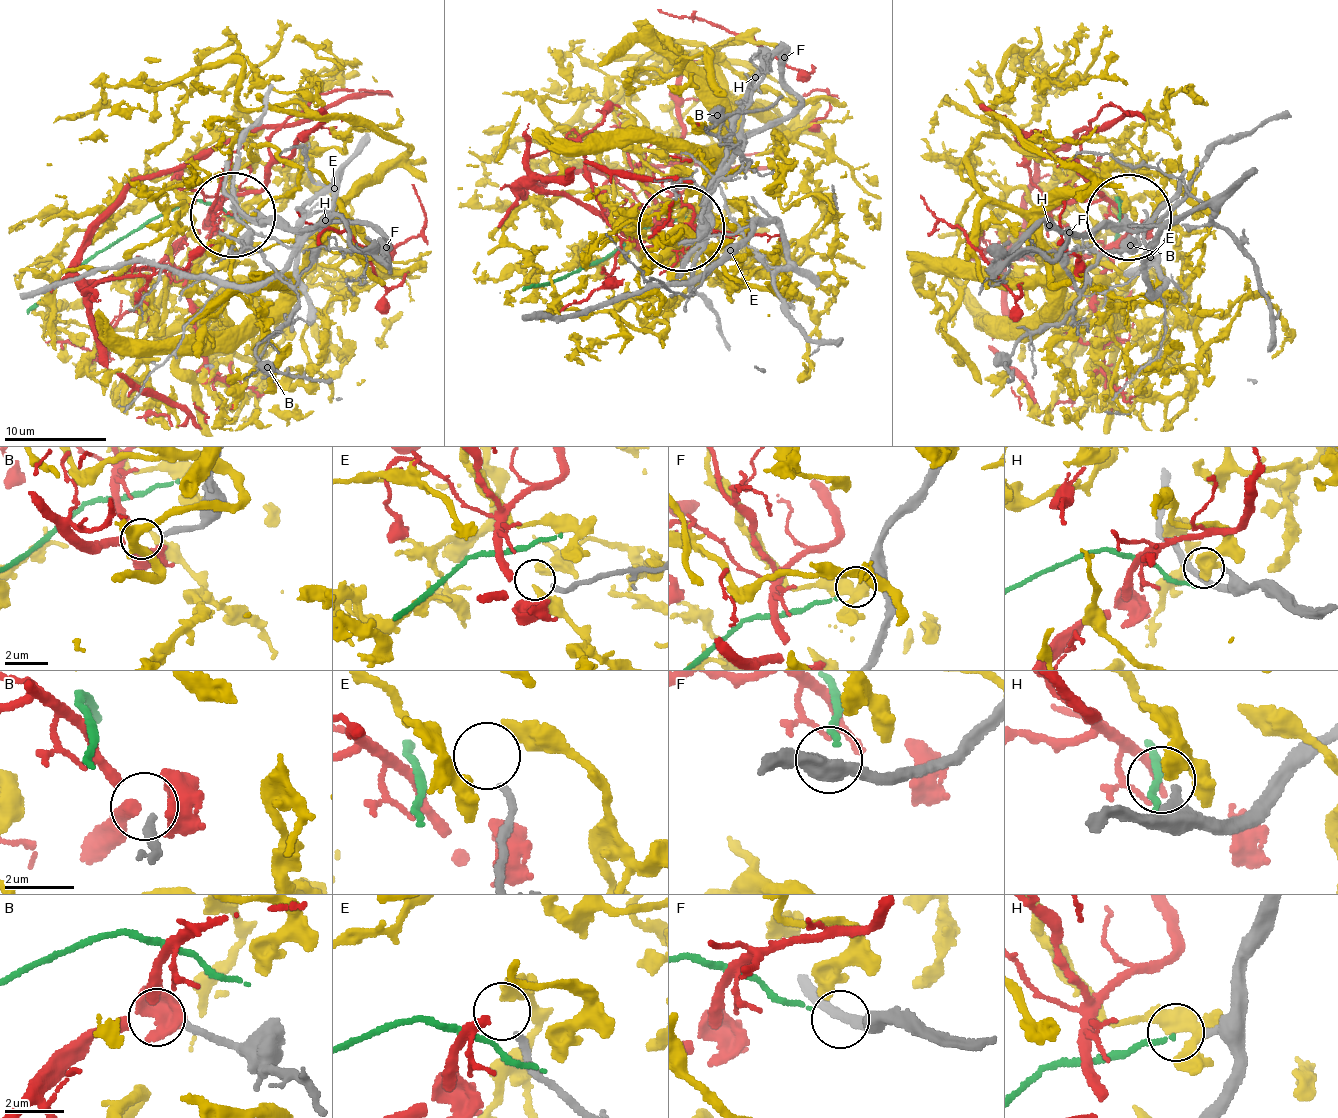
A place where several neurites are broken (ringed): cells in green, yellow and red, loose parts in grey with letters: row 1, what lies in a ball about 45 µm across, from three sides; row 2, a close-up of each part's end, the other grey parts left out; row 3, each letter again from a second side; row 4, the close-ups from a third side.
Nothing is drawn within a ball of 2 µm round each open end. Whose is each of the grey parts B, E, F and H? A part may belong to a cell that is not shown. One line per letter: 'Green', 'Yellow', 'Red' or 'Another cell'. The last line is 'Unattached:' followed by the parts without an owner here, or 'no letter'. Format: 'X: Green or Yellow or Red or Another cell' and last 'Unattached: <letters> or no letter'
B: Red
E: Another cell
F: Green
H: Another cell
Unattached: E, H

